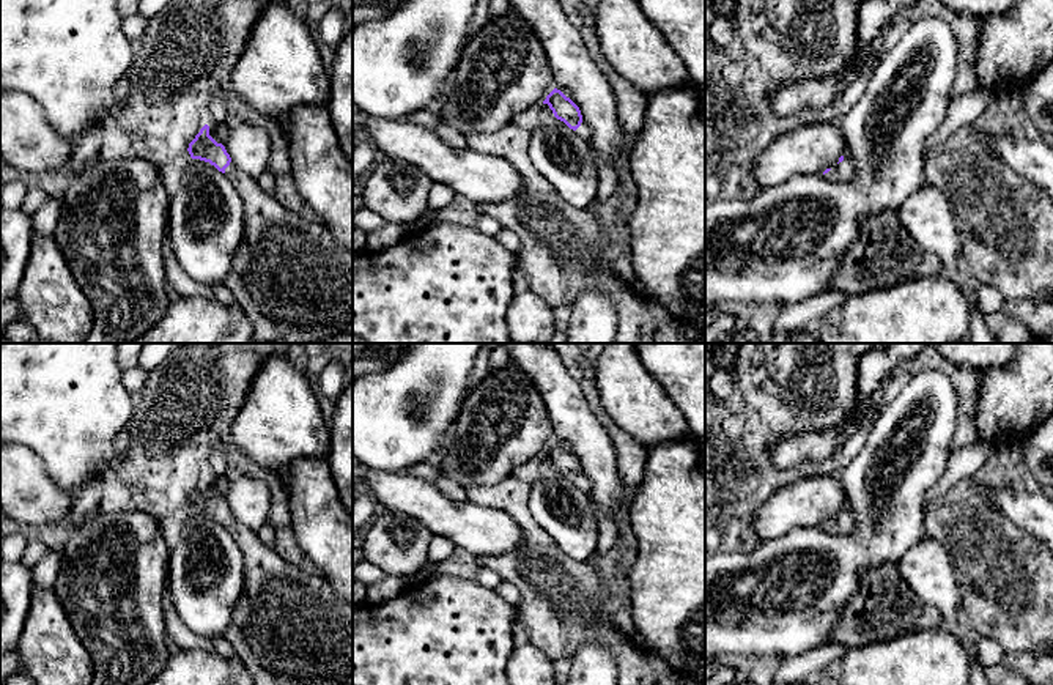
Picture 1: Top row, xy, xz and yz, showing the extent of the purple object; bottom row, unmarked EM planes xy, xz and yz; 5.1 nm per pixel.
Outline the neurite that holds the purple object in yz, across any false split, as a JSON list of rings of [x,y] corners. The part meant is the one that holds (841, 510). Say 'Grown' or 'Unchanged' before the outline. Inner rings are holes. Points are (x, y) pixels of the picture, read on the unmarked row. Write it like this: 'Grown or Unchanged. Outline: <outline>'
Grown. Outline: [[[841,509],[837,518],[833,521],[826,521],[823,528],[831,534],[845,535],[853,531],[853,517],[850,510]]]

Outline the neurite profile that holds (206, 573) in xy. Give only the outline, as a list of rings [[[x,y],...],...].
[[[192,512],[168,557],[167,600],[198,636],[224,638],[246,584],[239,545],[209,515]]]

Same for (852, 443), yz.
[[[896,372],[885,381],[870,413],[842,438],[837,457],[839,468],[847,466],[863,449],[880,411],[907,386],[910,378],[908,372]]]

